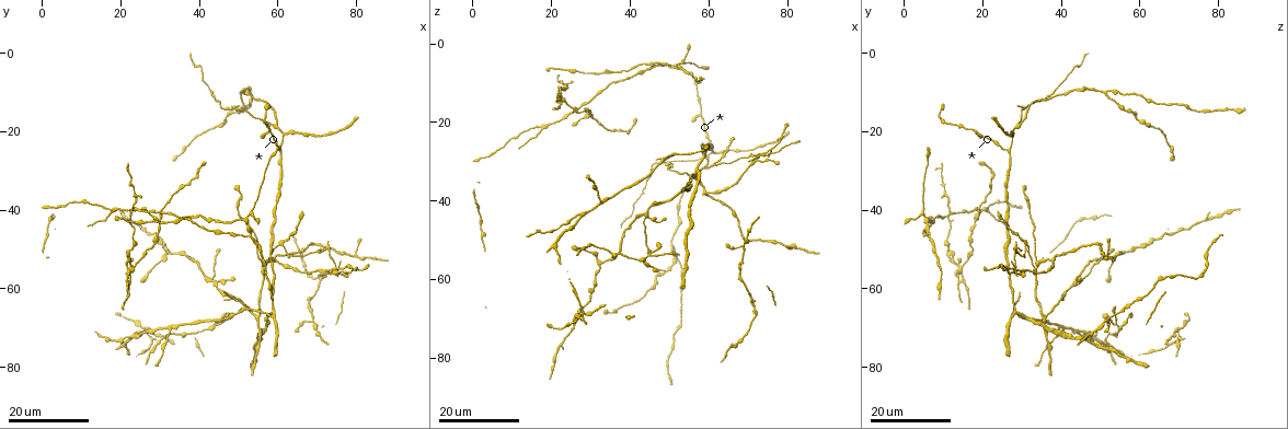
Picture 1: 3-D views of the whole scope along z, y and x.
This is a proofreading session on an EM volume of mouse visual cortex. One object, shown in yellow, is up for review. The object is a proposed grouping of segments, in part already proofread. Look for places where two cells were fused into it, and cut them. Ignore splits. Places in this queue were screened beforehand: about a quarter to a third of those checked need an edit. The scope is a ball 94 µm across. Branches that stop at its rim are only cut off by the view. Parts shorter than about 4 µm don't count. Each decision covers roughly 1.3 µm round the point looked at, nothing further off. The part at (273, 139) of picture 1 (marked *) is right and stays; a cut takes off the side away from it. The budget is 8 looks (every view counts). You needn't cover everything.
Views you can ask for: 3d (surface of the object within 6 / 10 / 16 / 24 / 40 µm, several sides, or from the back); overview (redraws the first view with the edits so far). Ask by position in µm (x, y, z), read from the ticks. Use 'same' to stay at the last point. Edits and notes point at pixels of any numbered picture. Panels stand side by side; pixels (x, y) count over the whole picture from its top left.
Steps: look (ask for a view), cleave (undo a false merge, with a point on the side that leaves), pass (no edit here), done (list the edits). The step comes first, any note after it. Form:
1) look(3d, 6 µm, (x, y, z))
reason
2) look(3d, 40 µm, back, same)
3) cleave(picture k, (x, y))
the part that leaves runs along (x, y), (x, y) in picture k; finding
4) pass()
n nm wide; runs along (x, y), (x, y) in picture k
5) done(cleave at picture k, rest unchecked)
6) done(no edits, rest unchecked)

look(3d, 24 µm, (51.5, 64.5, 28.0))
three-way junction

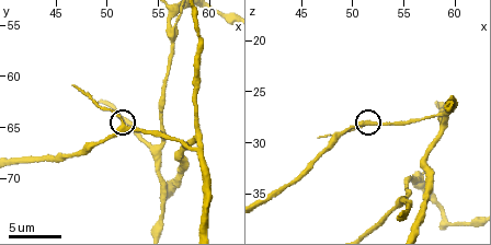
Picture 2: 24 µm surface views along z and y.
look(3d, 6 µm, (51.6, 64.8, 28.0))

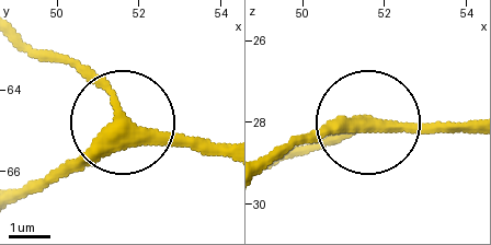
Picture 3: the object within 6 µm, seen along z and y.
pass()
3 arms; all the same cell

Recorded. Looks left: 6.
look(3d, 24 µm, (18.5, 40.0, 21.5))
three arms meet

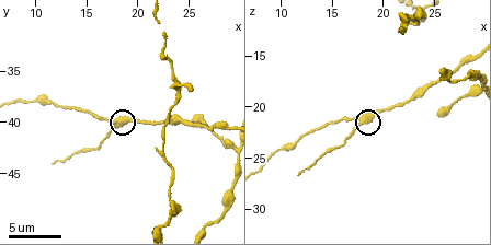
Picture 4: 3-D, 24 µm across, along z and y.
look(3d, 10 µm, (18.0, 40.0, 21.4))

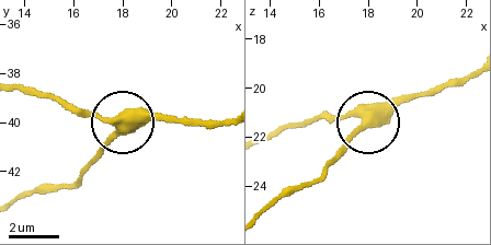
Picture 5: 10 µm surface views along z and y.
pass()
370 nm wide; one cell here

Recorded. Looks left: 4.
look(3d, 10 µm, (58.8, 67.2, 27.0))
arms part here

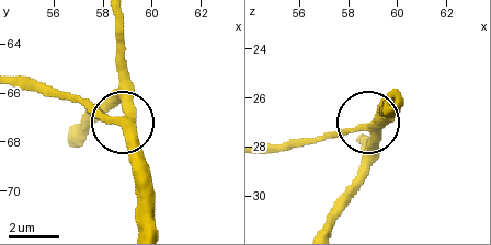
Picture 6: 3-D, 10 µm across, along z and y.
pass()
one cell here

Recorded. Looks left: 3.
look(3d, 24 µm, (44.5, 68.5, 54.0))
side arm on a straight run

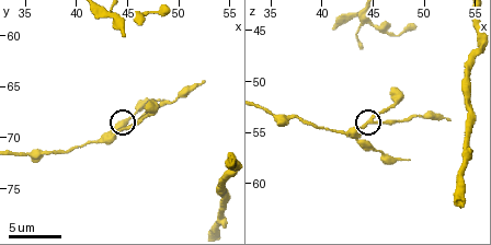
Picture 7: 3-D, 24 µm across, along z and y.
look(3d, 6 µm, (44.8, 68.8, 53.8))

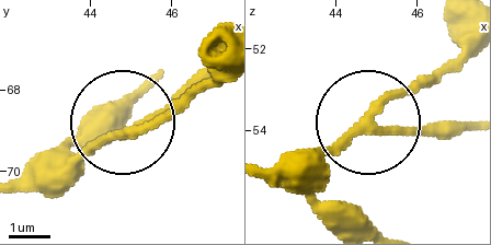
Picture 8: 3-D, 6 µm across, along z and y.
pass()
all the same cell

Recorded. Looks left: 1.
done(no edits, rest unchecked)

